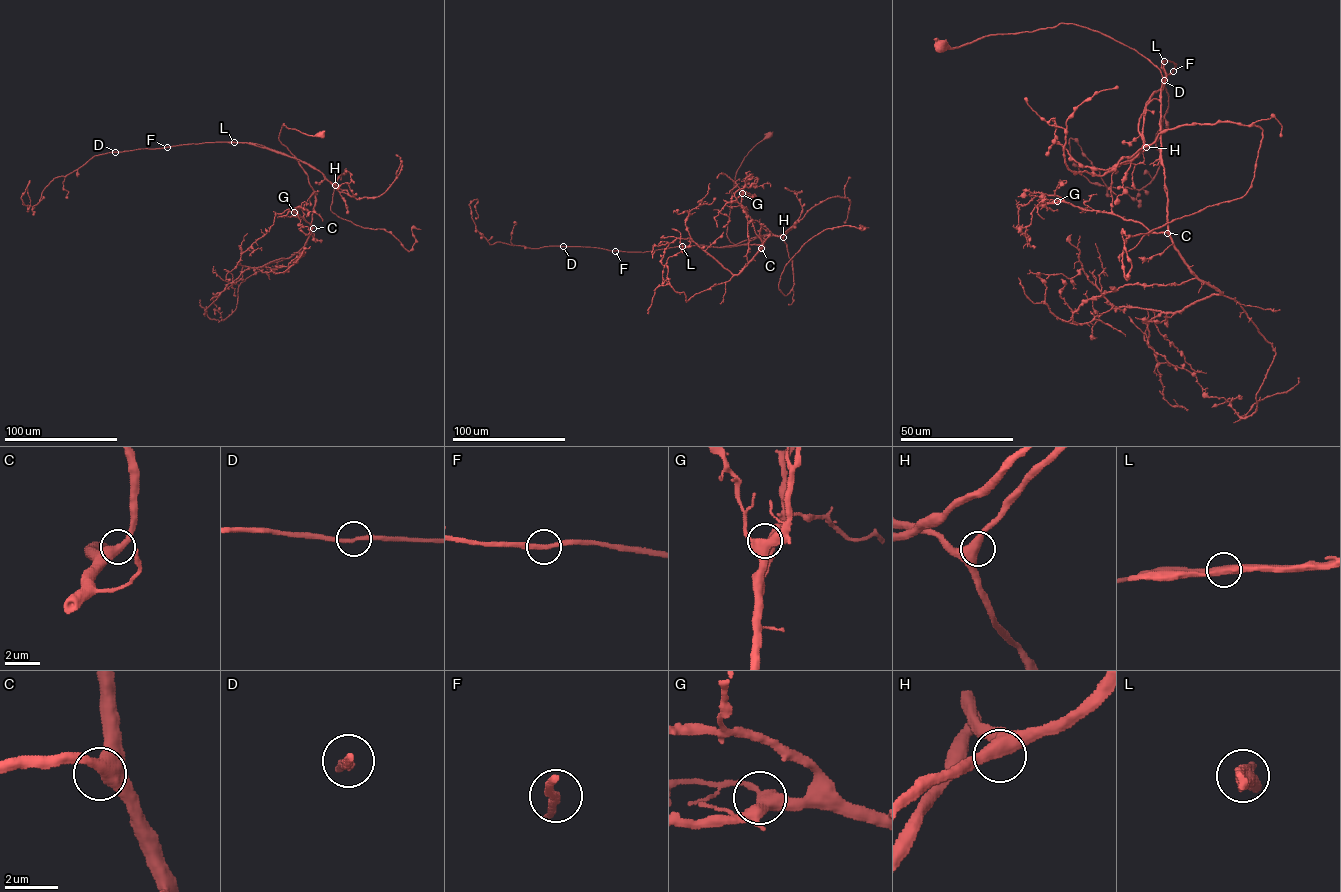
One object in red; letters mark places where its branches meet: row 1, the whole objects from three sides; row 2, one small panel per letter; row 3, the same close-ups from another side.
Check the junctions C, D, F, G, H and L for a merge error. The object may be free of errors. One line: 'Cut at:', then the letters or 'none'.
Cut at: L

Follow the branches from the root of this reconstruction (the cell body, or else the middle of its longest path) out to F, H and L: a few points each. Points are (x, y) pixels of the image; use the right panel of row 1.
F: (940, 46), (1073, 23), (1145, 57), (1160, 71), (1160, 96), (1162, 62), (1176, 64), (1173, 71)
H: (940, 46), (1061, 23), (1105, 34), (1160, 71), (1161, 98), (1144, 115), (1146, 147)
L: (940, 46), (959, 47), (991, 34), (1077, 24), (1145, 57), (1160, 71), (1160, 96), (1166, 80), (1164, 61)

